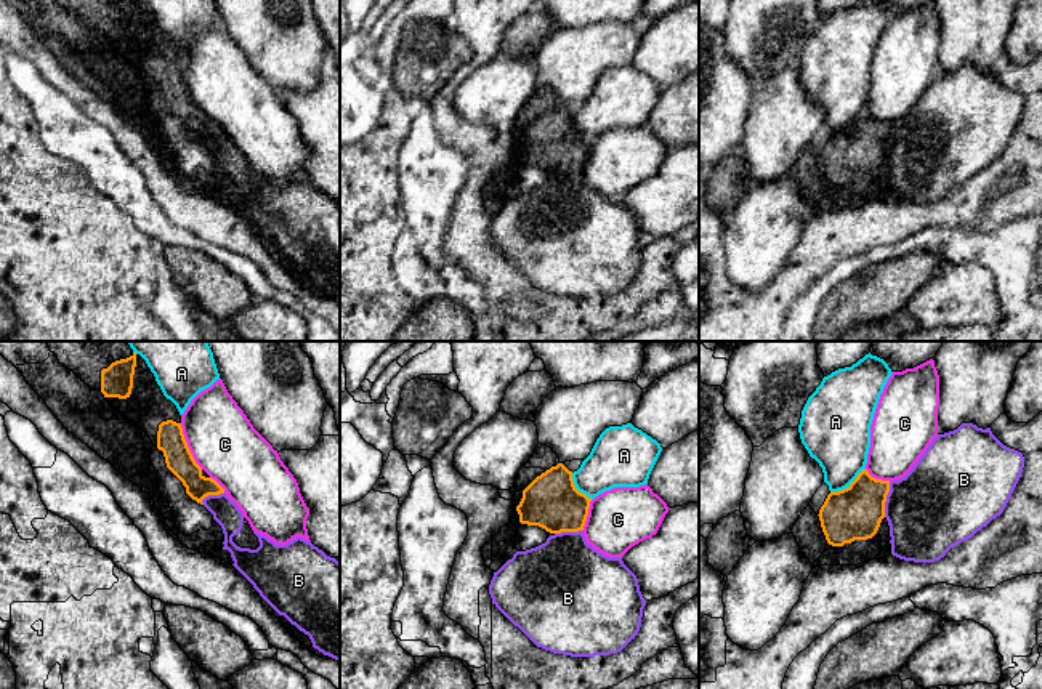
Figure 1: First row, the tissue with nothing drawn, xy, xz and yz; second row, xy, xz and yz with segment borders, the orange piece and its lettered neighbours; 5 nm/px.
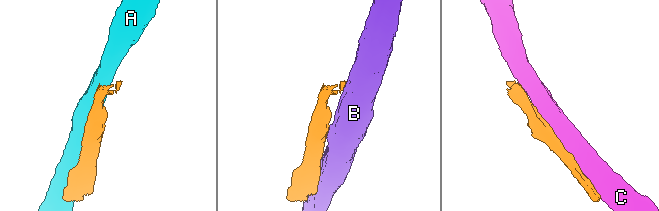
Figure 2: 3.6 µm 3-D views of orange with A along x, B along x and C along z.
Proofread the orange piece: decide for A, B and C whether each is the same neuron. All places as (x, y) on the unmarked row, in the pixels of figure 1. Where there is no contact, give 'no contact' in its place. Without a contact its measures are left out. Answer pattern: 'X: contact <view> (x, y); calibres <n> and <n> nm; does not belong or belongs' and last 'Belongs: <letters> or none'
A: contact yz (847, 128); calibres 280 and 320 nm; does not belong
B: contact yz (885, 141); calibres 280 and 440 nm; does not belong
C: contact xy (186, 87); calibres 140 and 340 nm; does not belong
Belongs: none

